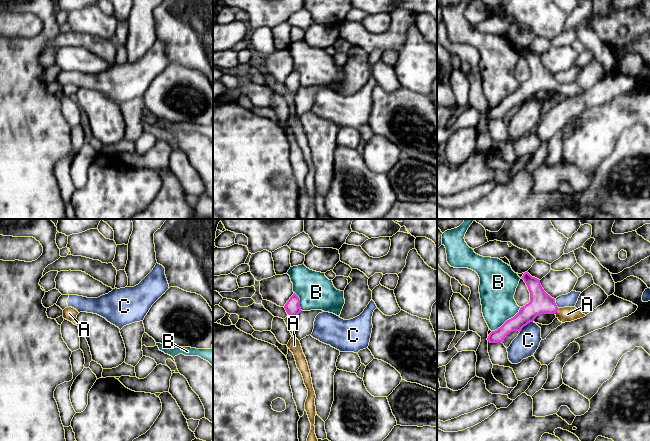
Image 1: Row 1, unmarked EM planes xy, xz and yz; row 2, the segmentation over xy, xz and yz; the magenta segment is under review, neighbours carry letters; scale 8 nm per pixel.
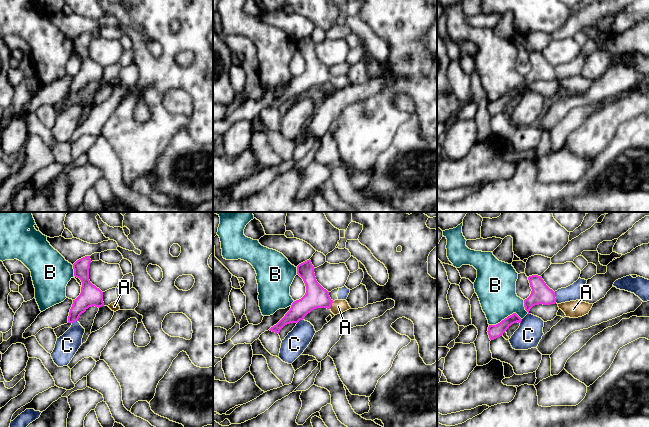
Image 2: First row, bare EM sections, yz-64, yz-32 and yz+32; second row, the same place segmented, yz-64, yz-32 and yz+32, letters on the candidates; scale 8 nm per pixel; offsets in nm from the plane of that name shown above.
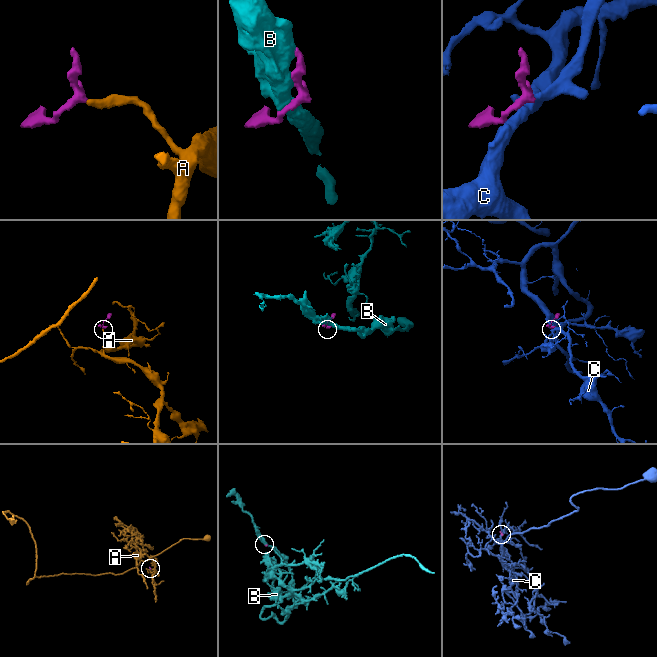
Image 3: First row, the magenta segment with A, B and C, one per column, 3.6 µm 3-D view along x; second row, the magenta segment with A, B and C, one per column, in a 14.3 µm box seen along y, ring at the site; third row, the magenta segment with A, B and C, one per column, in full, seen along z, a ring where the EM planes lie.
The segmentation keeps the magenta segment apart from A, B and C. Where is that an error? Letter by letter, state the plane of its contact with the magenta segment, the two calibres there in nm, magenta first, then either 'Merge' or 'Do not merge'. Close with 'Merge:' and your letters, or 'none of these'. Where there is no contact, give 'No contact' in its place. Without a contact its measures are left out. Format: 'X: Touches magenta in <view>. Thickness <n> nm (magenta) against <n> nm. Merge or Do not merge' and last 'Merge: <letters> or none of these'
A: Touches magenta in yz. Thickness 180 nm (magenta) against 130 nm. Merge
B: Touches magenta in yz. Thickness 140 nm (magenta) against 280 nm. Do not merge
C: Touches magenta in yz. Thickness 180 nm (magenta) against 190 nm. Do not merge
Merge: A

